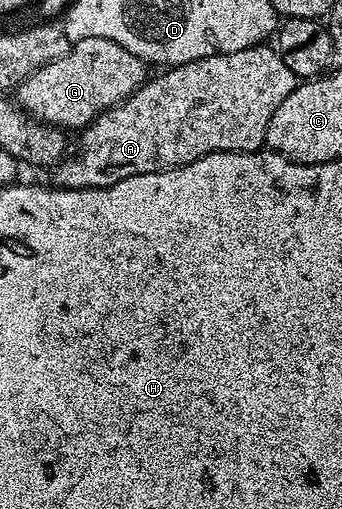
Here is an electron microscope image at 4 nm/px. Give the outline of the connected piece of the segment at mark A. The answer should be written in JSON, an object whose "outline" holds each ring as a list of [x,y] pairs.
{"outline":[[[269,44],[252,46],[243,52],[207,56],[203,60],[195,60],[182,66],[166,69],[161,72],[158,78],[150,77],[146,80],[126,102],[120,102],[118,106],[112,106],[110,110],[105,110],[90,126],[80,131],[81,143],[77,146],[77,154],[70,153],[55,167],[55,173],[57,173],[56,185],[67,190],[91,190],[103,186],[114,186],[119,180],[130,178],[136,174],[158,174],[161,170],[173,170],[177,166],[190,166],[195,160],[199,160],[208,154],[222,154],[223,152],[251,154],[260,151],[265,146],[267,124],[271,121],[271,116],[275,116],[275,108],[279,108],[279,104],[283,104],[283,100],[287,100],[287,96],[291,96],[291,92],[298,85],[299,80],[291,72],[291,68],[287,68],[287,64],[283,64],[280,54]]]}

